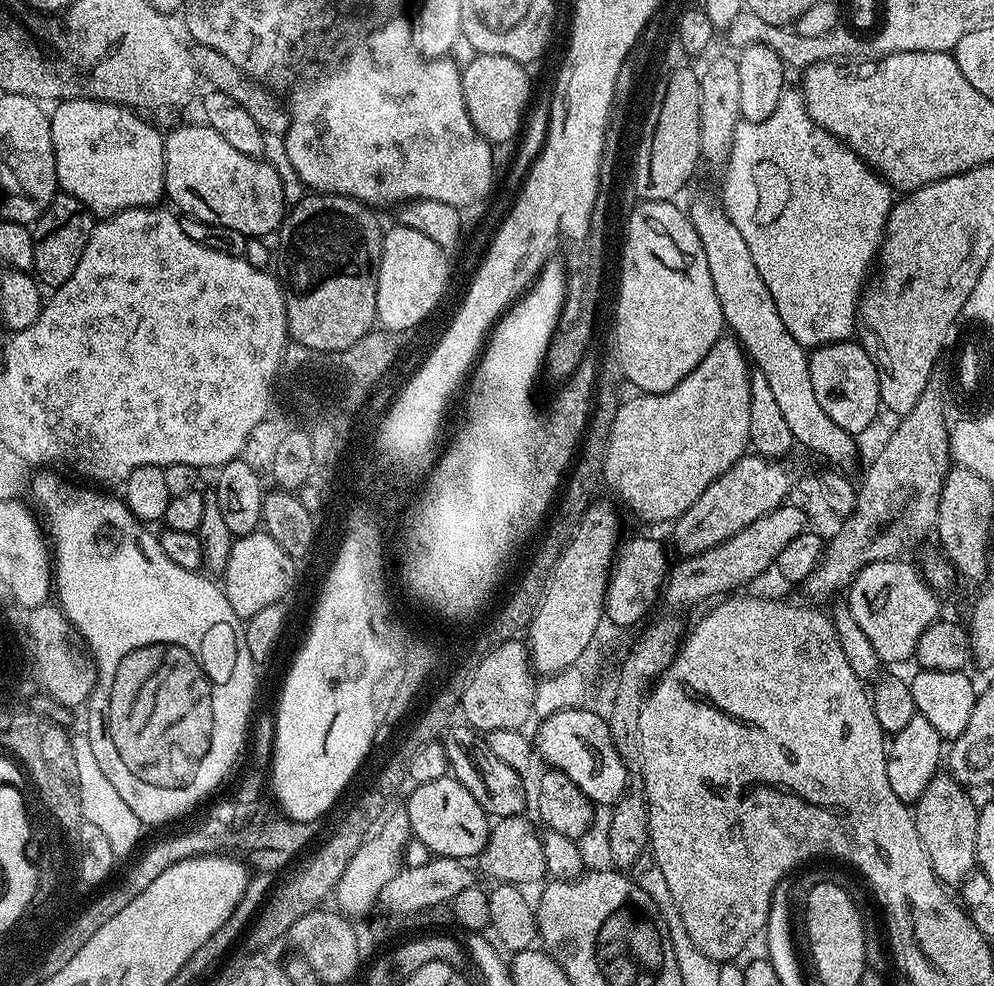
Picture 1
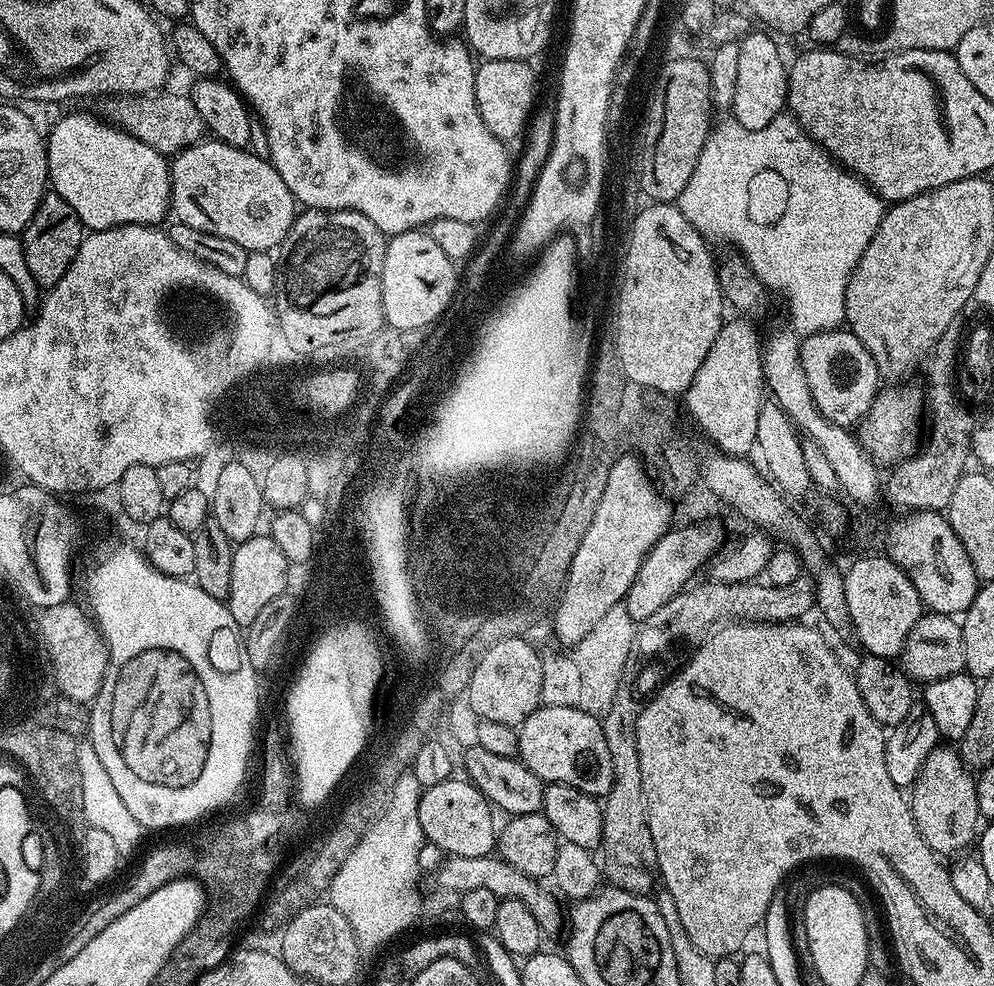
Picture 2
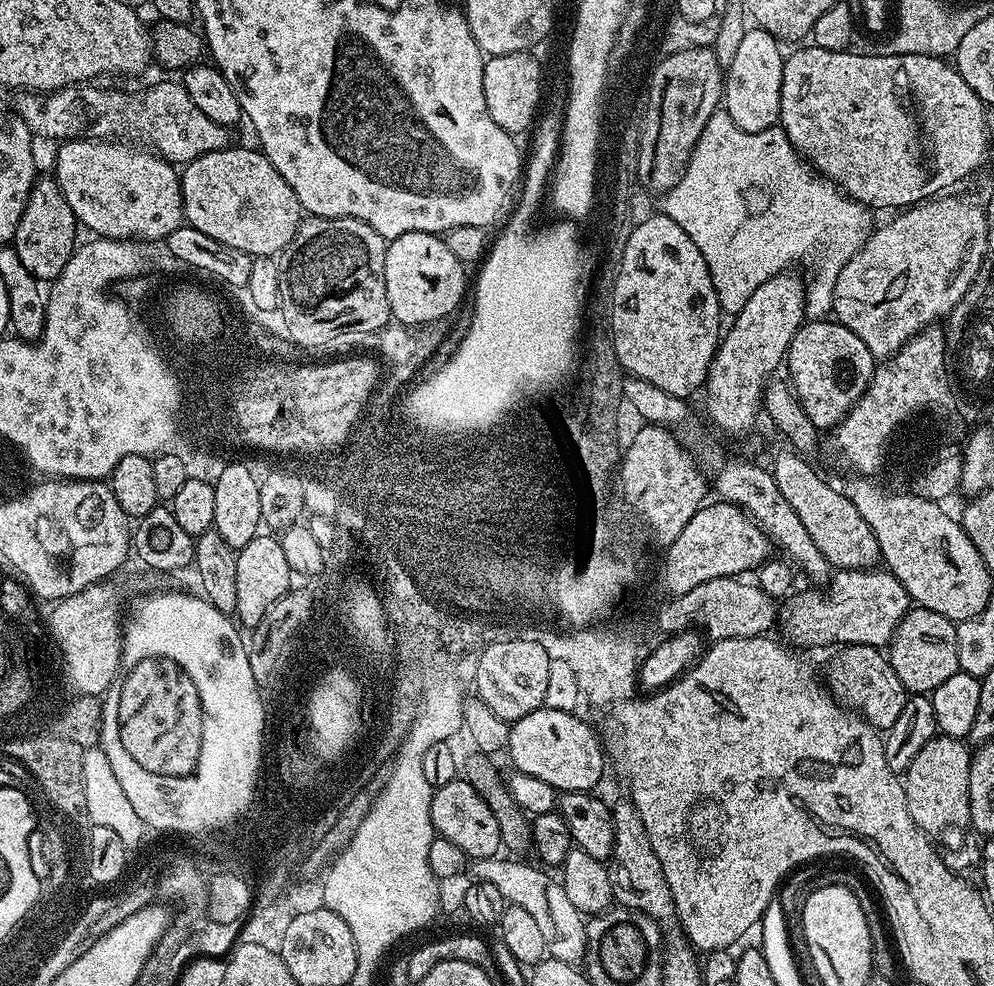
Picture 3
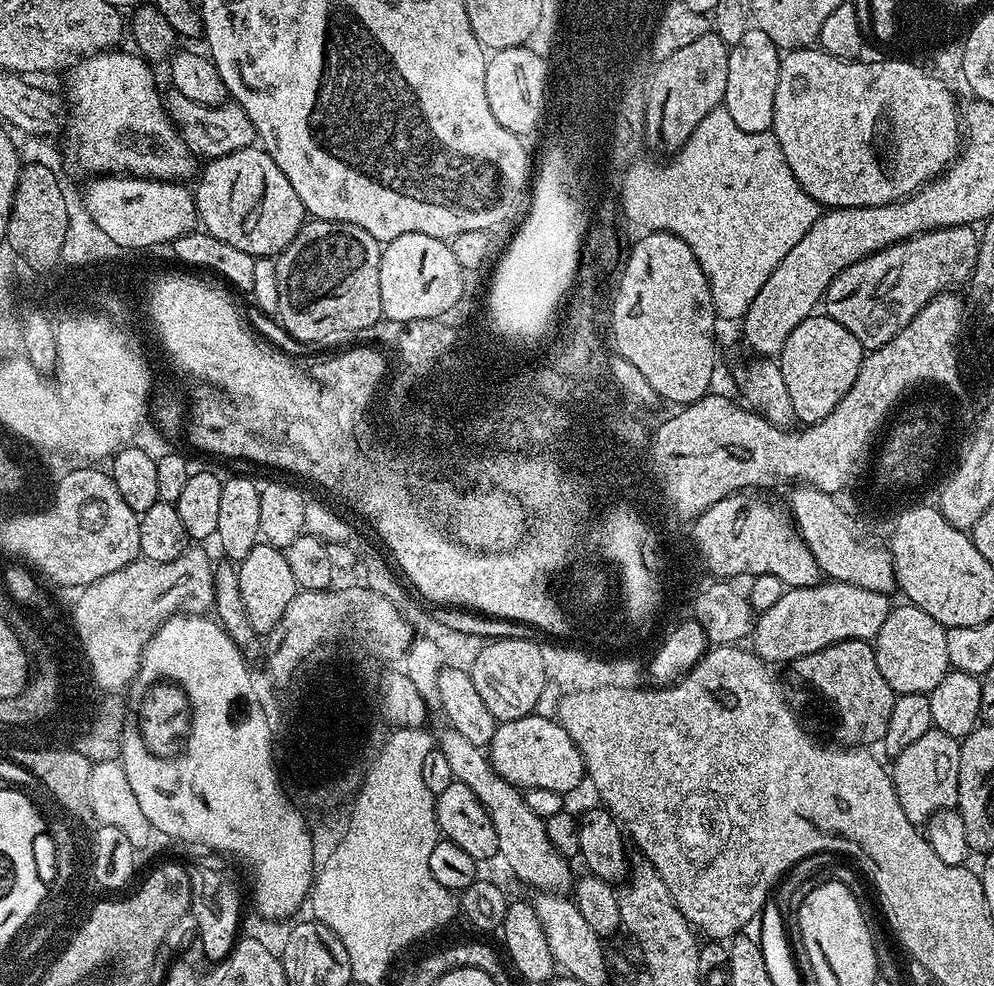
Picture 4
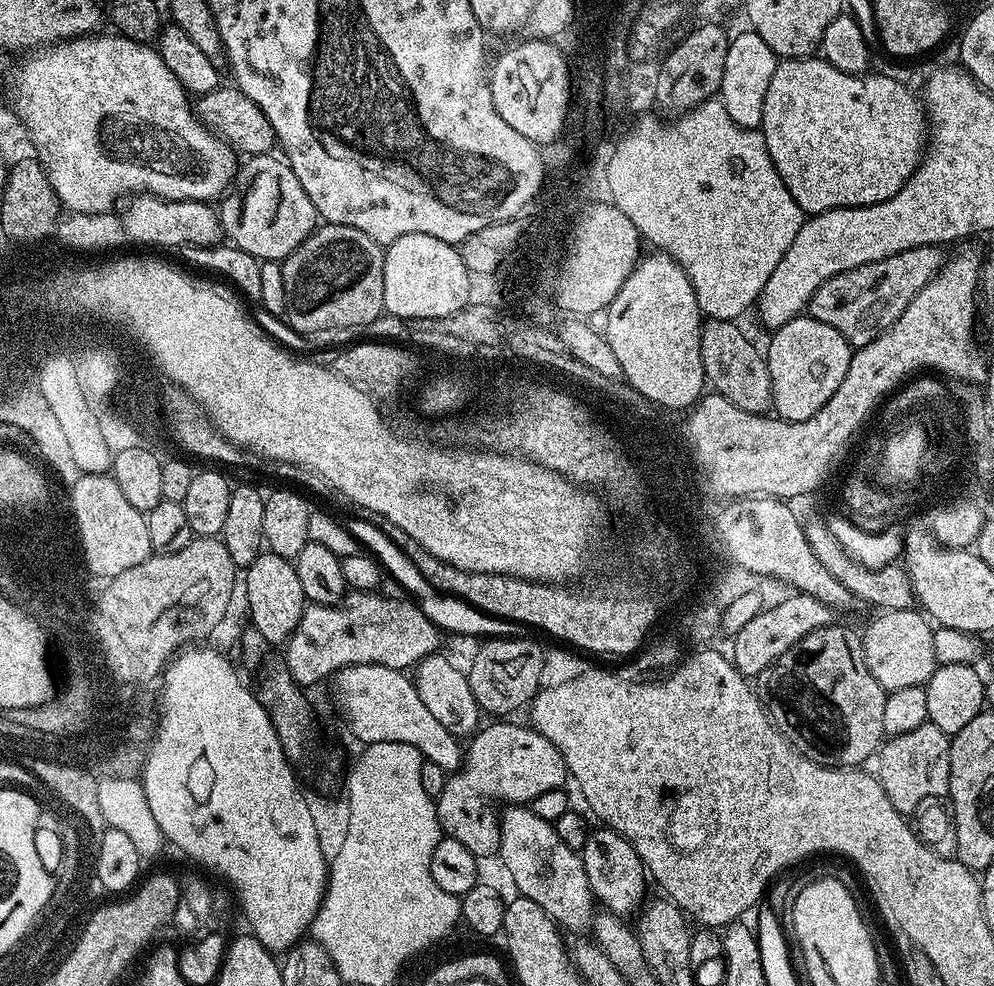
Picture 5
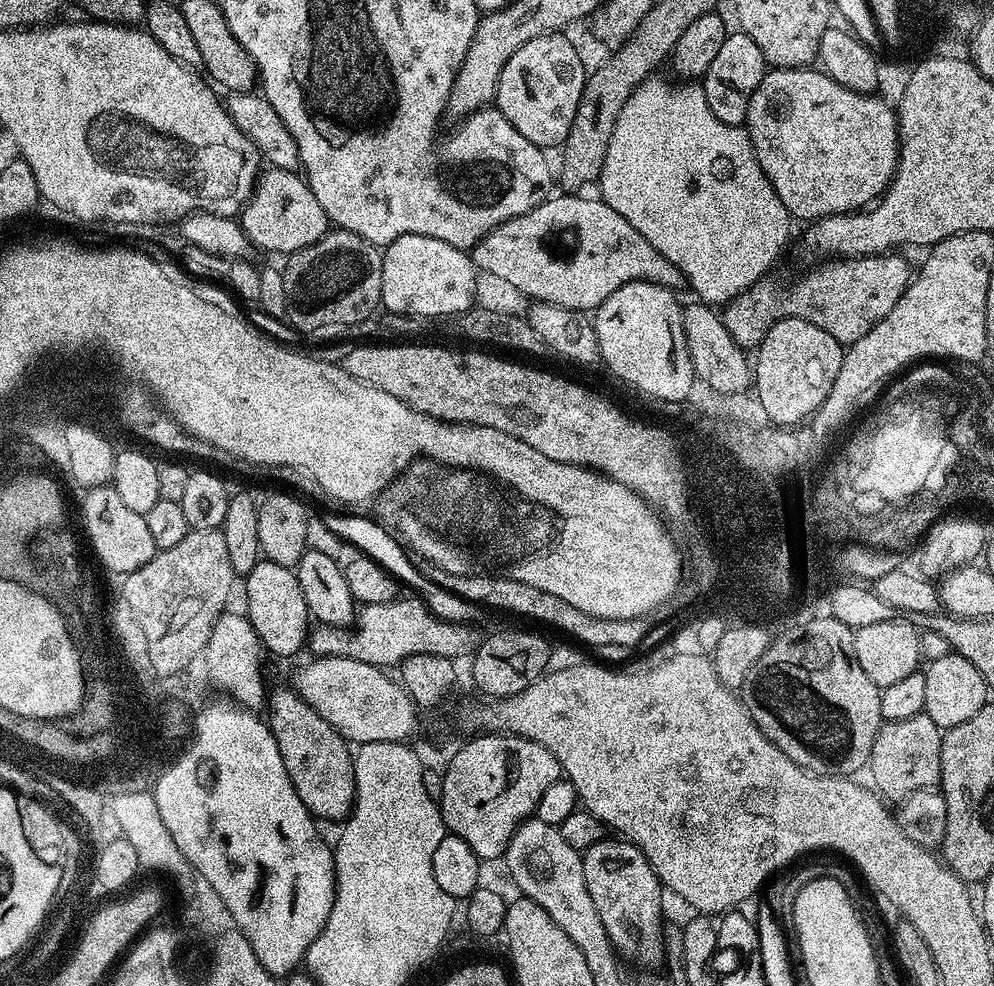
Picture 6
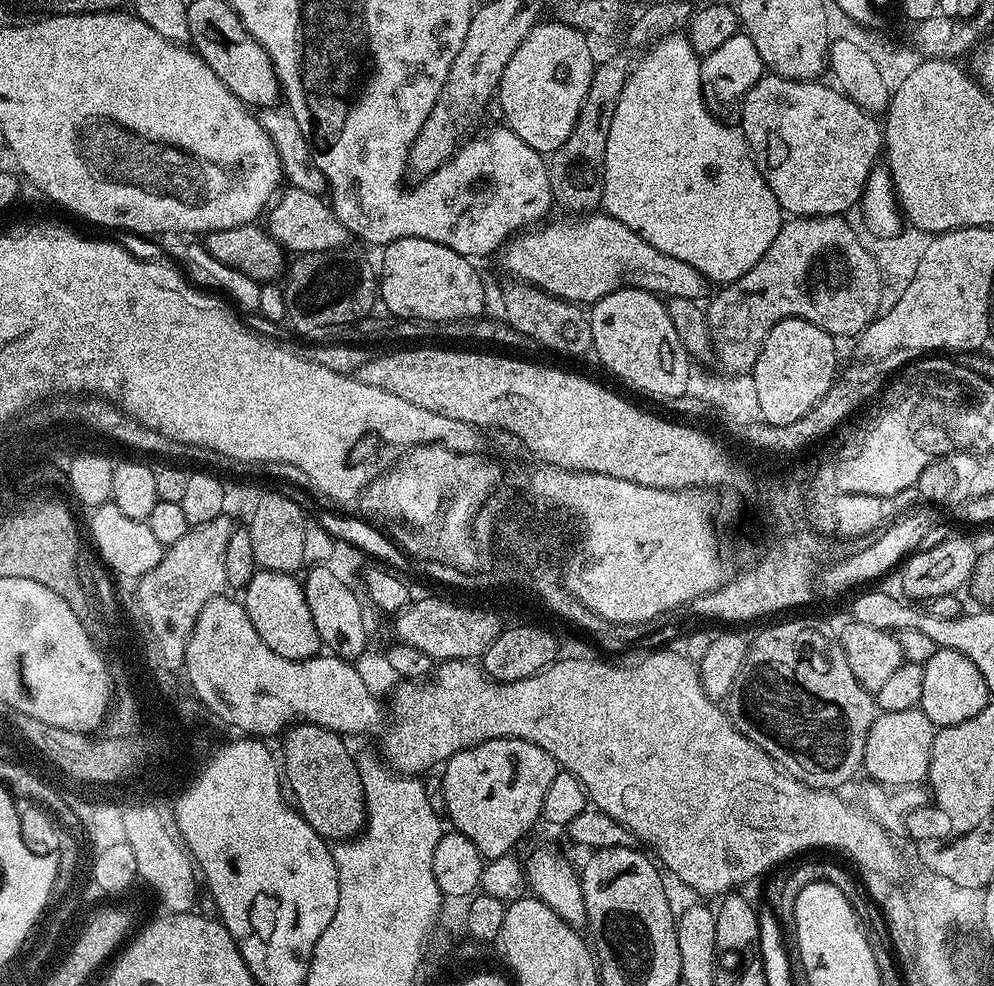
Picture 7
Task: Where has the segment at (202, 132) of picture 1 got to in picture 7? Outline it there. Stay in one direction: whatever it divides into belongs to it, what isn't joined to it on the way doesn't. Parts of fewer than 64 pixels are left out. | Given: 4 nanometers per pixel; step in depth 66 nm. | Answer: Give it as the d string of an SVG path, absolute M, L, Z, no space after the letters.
M289 186L272 201L266 213L267 220L266 231L279 242L281 248L292 254L340 250L350 240L348 228L342 226L340 219L332 212L331 203L323 195L315 196Z

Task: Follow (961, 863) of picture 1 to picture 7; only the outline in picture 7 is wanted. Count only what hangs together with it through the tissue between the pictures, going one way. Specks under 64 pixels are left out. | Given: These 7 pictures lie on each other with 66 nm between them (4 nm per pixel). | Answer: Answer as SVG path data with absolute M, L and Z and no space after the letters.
M919 708L880 712L866 735L863 775L868 775L869 781L883 784L891 790L924 784L930 770L930 750L937 731L937 725L932 724Z

